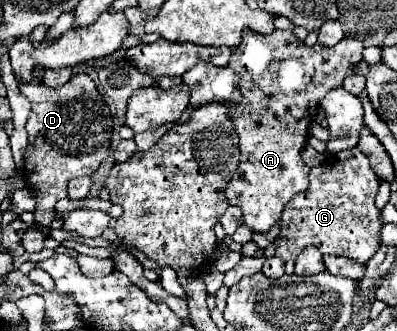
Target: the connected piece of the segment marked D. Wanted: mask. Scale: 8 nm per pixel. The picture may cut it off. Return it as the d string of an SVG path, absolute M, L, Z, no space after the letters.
M79 72L75 76L71 76L71 80L59 88L49 88L45 82L39 82L35 76L31 78L31 82L19 82L21 92L25 92L25 96L31 102L31 116L29 116L29 124L27 124L27 132L29 132L29 150L27 156L25 154L25 182L31 190L31 194L37 200L35 206L35 224L37 226L49 226L53 220L63 218L57 210L55 204L57 200L67 196L67 184L71 178L75 176L89 176L93 174L99 164L109 156L111 152L111 132L113 132L113 118L109 112L107 102L101 98L101 94L97 92L95 82L91 80L91 76Z

